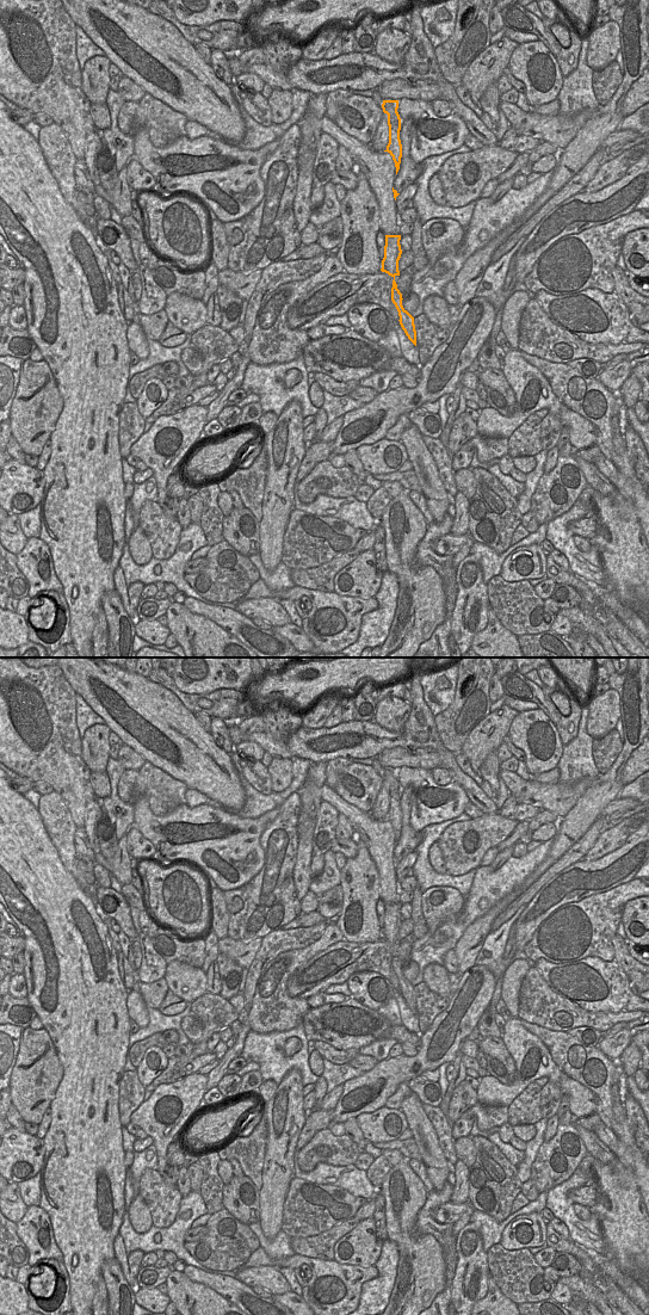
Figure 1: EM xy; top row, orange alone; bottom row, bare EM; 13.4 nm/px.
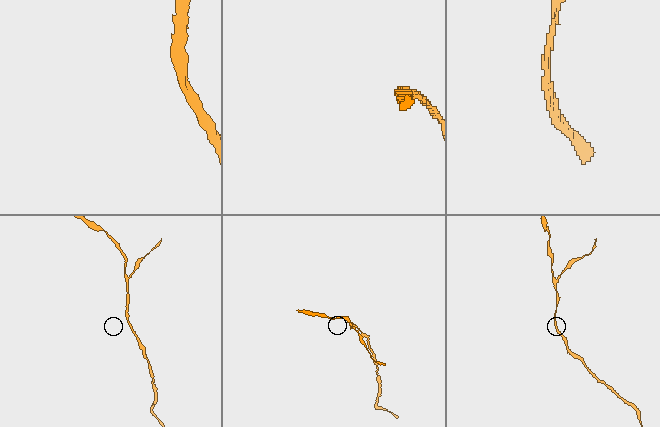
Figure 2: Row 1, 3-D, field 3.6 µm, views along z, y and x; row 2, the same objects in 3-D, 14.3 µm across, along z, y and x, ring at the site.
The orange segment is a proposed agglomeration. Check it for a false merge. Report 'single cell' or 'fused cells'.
fused cells

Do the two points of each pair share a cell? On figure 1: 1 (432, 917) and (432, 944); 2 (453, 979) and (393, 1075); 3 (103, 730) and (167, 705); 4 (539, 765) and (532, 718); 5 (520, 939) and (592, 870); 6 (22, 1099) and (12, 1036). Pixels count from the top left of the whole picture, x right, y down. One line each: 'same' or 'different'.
1: different
2: different
3: different
4: same
5: same
6: different

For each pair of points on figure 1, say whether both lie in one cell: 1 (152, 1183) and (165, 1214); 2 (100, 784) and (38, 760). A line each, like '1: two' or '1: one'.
1: one
2: two

